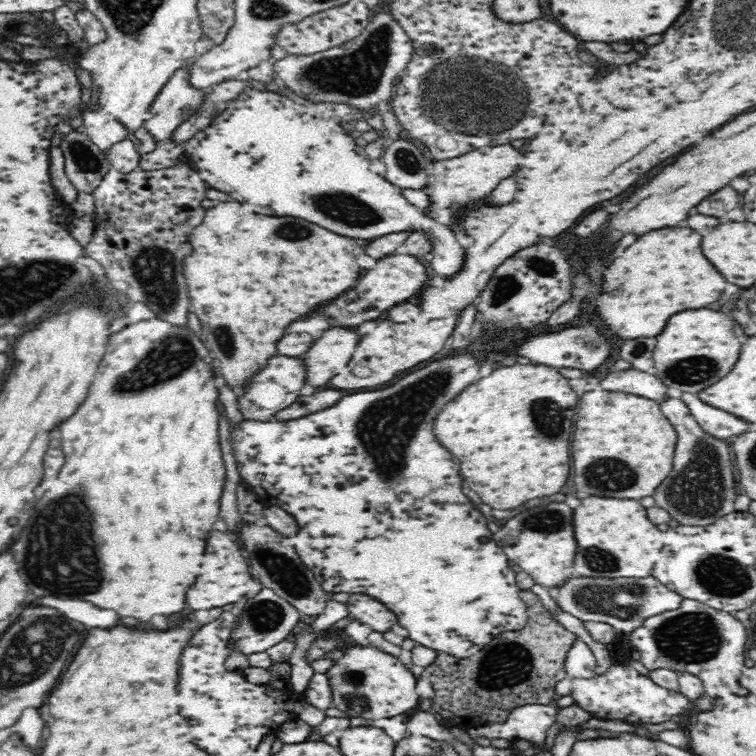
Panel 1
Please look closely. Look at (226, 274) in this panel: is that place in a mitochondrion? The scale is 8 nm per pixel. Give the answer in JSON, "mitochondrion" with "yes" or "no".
{"mitochondrion":"no"}

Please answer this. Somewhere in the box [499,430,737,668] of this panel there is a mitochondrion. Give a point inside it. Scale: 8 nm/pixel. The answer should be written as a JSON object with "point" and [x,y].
{"point":[697,492]}

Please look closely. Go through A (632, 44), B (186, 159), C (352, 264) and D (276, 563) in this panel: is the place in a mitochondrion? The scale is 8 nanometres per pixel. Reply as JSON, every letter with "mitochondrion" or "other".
{"A":"other","B":"other","C":"other","D":"mitochondrion"}

